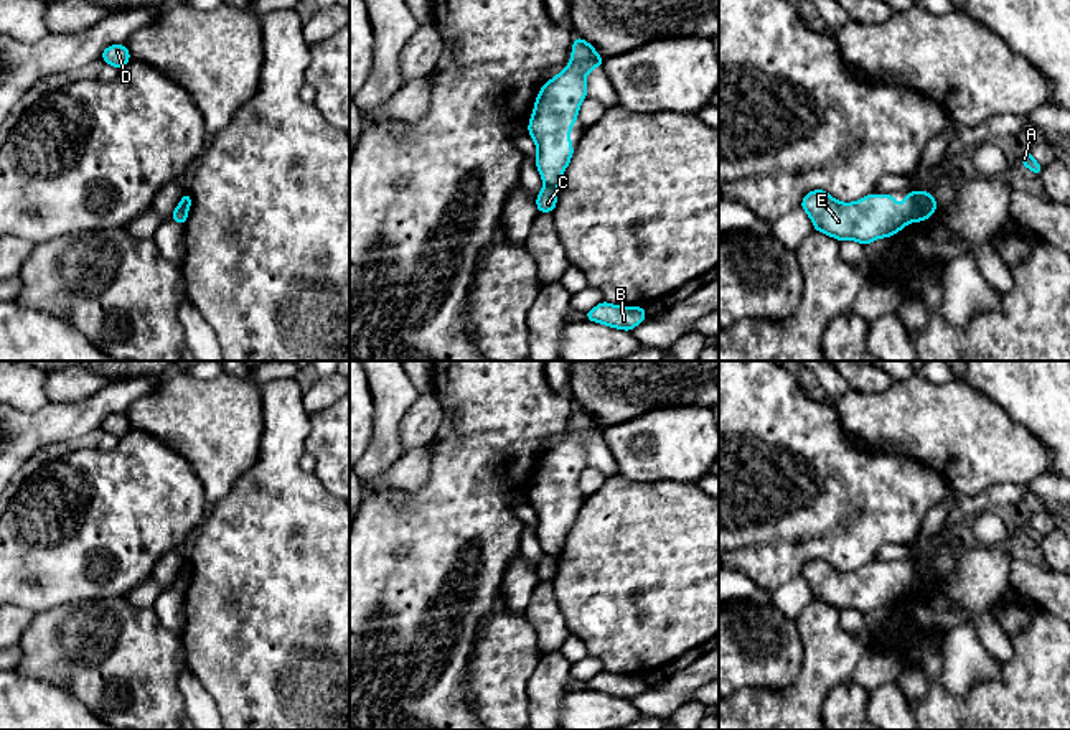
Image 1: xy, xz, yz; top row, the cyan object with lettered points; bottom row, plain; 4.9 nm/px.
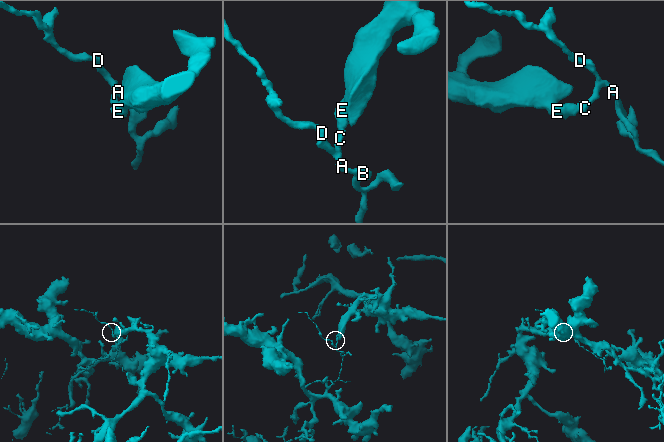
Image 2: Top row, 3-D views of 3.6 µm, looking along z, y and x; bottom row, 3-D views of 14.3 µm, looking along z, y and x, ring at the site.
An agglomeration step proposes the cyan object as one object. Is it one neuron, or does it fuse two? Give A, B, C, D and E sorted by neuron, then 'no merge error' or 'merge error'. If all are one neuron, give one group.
A B C D / E; merge error

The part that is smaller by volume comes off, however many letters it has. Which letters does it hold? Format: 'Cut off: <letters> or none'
Cut off: A, B, C, D

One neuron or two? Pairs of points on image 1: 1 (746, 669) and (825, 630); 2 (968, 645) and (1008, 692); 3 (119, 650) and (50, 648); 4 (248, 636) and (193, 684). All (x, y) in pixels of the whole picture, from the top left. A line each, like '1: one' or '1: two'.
1: two
2: two
3: one
4: two

